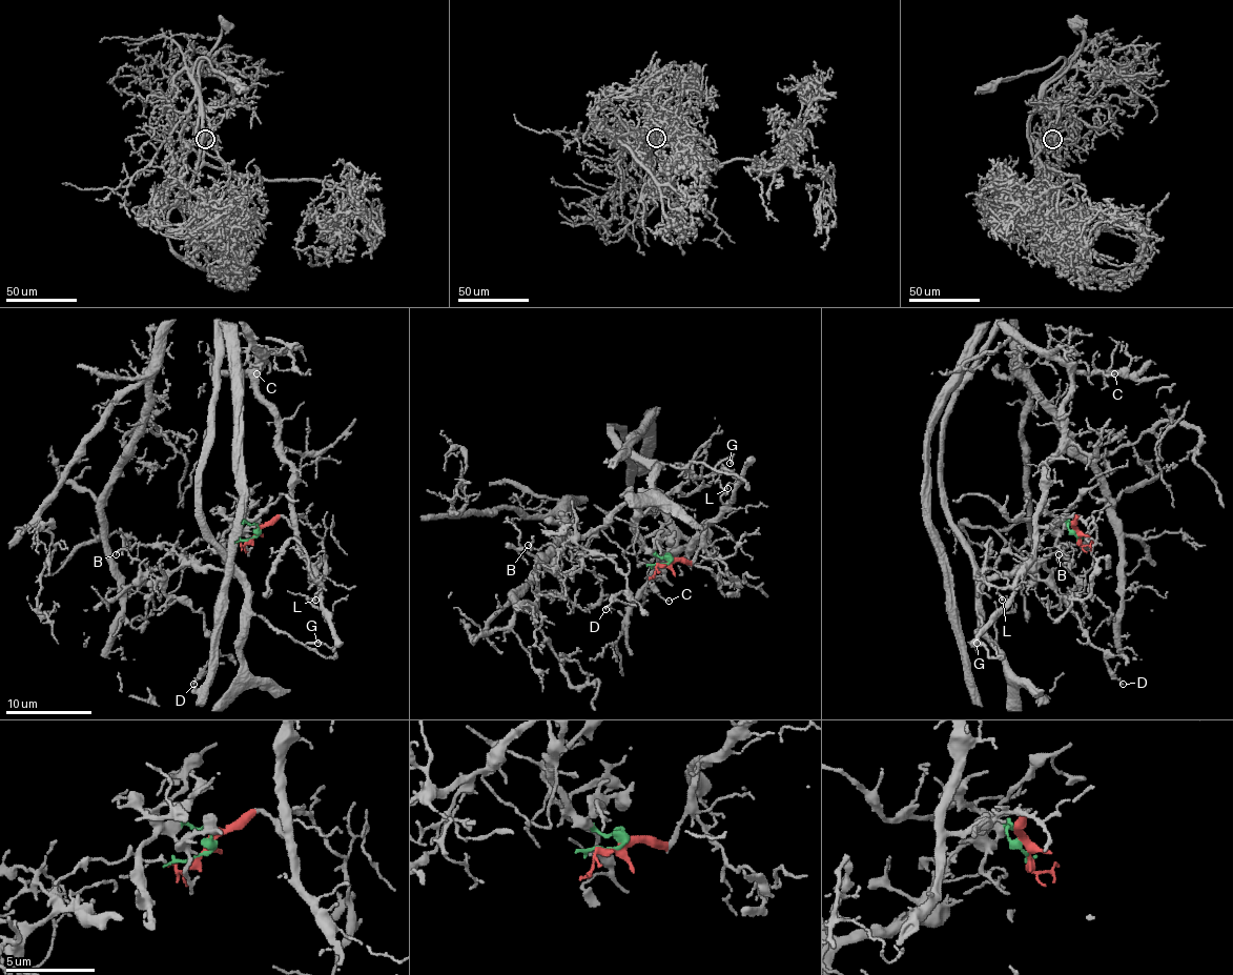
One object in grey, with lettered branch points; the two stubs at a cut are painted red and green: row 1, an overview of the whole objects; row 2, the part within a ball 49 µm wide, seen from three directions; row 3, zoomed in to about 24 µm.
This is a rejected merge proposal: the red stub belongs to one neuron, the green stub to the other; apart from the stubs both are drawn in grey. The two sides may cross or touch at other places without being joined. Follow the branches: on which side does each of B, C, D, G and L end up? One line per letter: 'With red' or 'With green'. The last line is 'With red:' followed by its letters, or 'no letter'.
B: With green
C: With red
D: With green
G: With green
L: With red
With red: C, L

